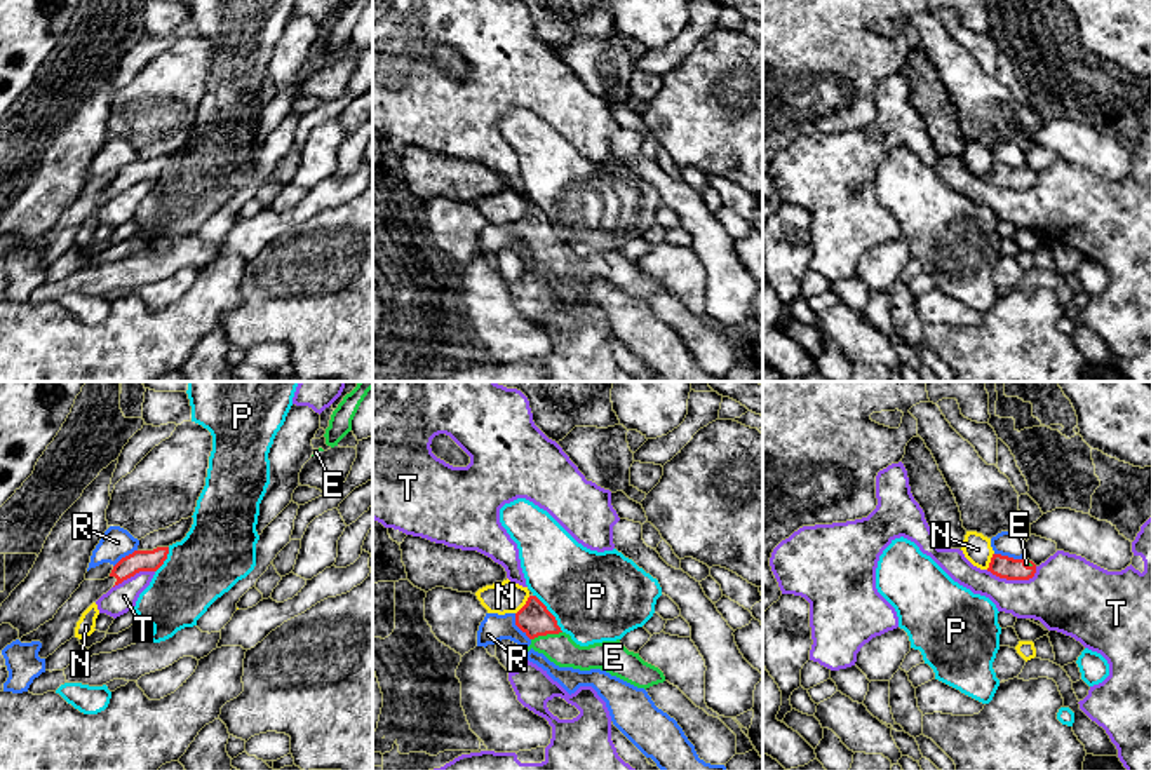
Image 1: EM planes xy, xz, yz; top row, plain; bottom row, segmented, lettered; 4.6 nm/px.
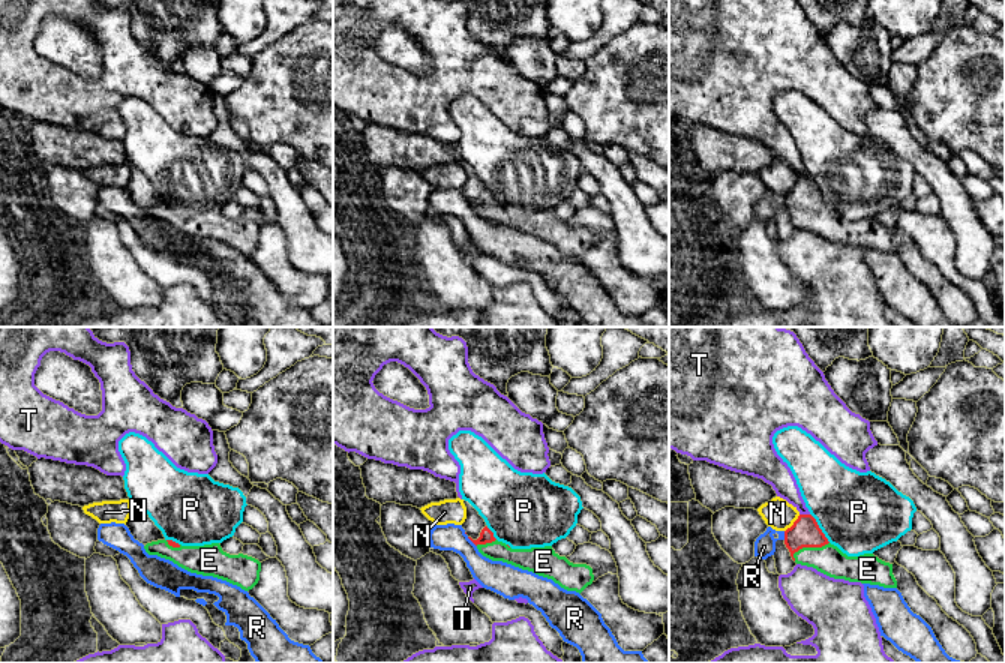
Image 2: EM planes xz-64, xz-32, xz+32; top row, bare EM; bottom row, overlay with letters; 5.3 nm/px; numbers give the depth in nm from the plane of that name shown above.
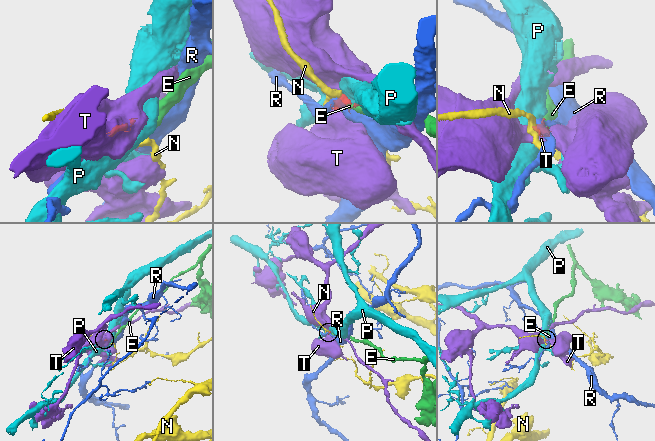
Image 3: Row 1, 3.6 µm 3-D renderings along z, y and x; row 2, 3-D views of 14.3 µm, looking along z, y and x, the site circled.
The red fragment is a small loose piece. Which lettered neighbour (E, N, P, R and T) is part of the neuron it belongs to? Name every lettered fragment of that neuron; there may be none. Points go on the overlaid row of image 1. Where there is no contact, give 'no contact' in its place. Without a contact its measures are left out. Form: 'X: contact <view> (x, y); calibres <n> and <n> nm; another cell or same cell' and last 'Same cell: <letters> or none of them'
E: contact xz (545, 634); calibres 150 and 140 nm; same cell
N: contact xz (525, 605); calibres 150 and 150 nm; another cell
P: contact xz (551, 614); calibres 150 and 420 nm; another cell
R: contact yz (1010, 558); calibres 110 and 120 nm; another cell
T: contact yz (1014, 579); calibres 110 and 340 nm; another cell
Same cell: E

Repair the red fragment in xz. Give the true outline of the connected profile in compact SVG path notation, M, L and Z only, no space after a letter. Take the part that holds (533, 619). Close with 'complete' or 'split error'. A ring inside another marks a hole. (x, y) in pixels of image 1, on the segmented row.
M529 596L515 613L515 625L531 639L529 646L522 646L524 653L533 648L559 667L601 669L644 690L665 681L658 667L644 662L639 653L629 652L620 639L576 645L536 596Z; split error

